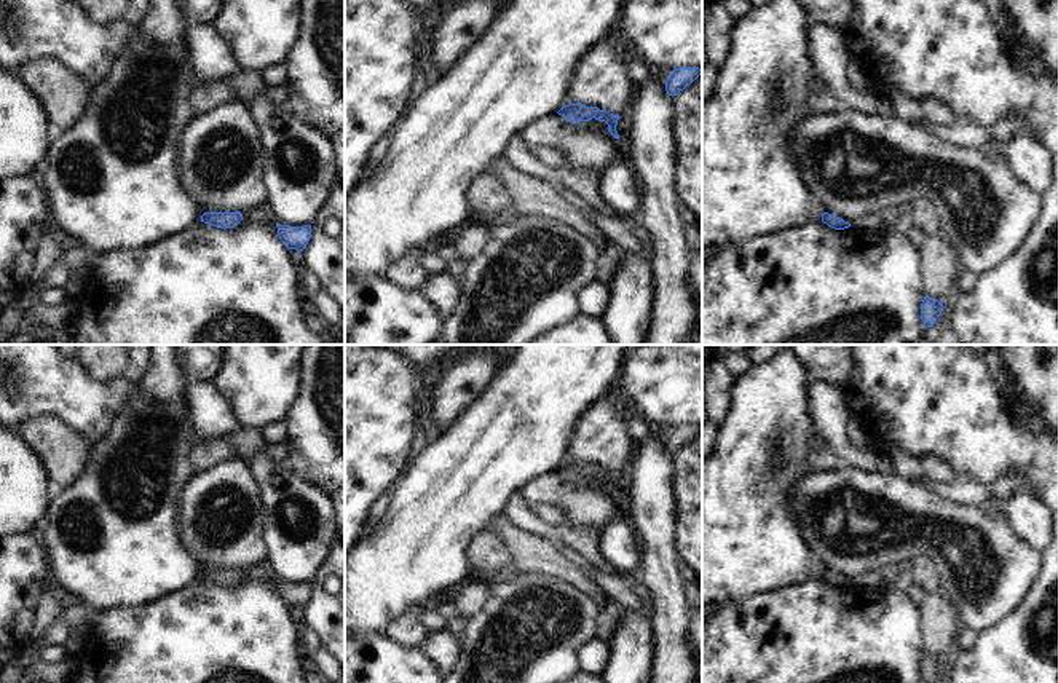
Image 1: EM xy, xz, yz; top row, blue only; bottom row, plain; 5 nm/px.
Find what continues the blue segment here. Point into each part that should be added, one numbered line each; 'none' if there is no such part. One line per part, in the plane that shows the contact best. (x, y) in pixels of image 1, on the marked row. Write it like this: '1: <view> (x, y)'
none

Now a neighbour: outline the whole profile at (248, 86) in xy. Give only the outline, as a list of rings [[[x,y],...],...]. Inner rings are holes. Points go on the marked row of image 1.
[[[236,72],[228,83],[235,93],[235,101],[249,105],[255,101],[262,93],[265,93],[266,86],[260,73],[254,72]]]

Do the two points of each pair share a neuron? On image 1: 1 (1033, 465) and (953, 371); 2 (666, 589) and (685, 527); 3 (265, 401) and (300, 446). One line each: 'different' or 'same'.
1: same
2: different
3: different

